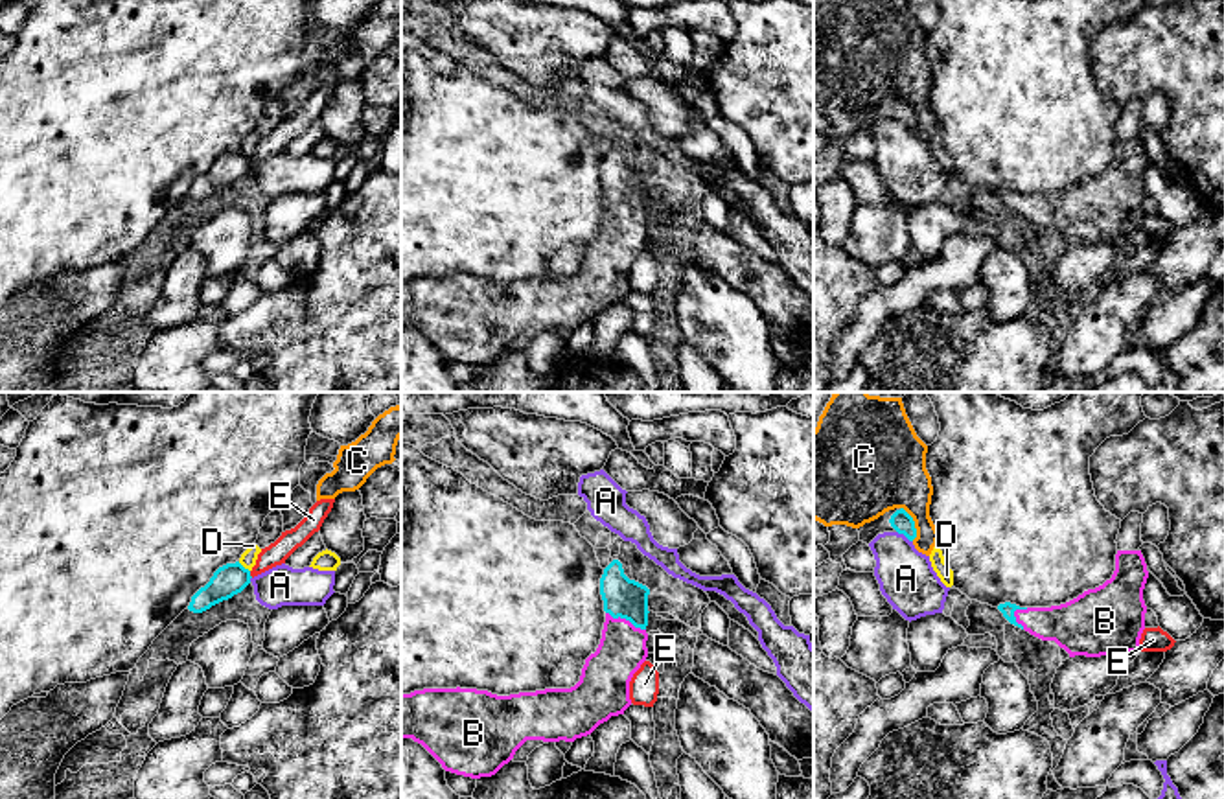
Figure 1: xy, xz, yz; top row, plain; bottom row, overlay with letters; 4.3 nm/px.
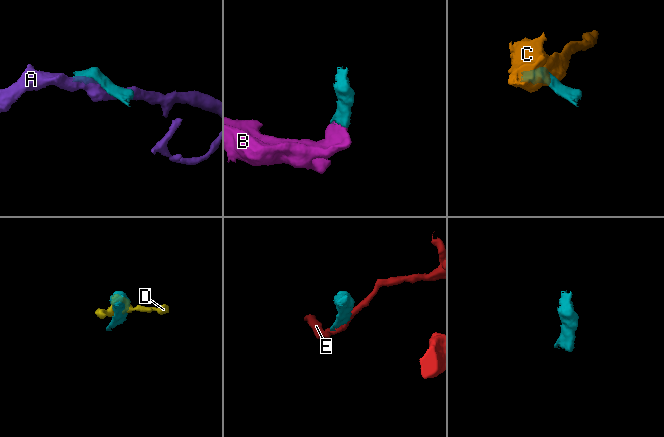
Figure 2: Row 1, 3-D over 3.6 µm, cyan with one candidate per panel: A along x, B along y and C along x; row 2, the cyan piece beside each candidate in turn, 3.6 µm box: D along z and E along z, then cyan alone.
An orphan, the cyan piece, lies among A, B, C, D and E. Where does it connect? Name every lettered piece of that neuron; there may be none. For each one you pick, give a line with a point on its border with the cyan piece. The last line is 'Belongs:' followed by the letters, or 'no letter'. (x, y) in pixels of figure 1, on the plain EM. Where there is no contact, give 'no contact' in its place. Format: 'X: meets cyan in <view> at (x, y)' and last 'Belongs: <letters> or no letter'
B: meets cyan in xz at (626, 207)
Belongs: B

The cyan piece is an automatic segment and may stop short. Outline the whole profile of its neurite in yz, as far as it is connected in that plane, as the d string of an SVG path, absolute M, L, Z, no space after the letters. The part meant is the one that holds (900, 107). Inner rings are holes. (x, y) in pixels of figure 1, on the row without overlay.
M895 96L880 103L878 107L865 110L858 116L860 129L871 131L878 122L898 120L909 129L917 125L917 116L913 105L904 96Z

